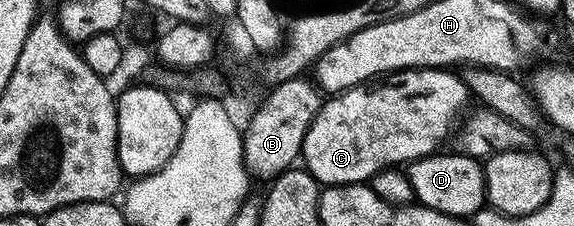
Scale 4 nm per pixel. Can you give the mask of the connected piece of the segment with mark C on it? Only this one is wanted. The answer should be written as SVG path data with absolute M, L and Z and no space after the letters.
M408 68L402 73L400 84L379 84L383 82L375 82L370 86L360 86L358 88L350 88L347 92L340 92L332 95L330 98L324 99L323 105L319 107L319 112L313 118L313 122L309 126L309 130L305 134L305 142L301 153L302 163L314 180L318 180L320 185L334 186L337 184L362 184L370 181L372 176L376 176L379 172L383 172L386 168L396 166L406 166L412 160L421 159L423 156L429 156L436 150L442 149L443 143L447 140L447 135L456 131L457 125L460 123L461 117L464 115L463 107L469 101L469 91L464 82L462 75L453 74L454 71L444 70L440 68Z

